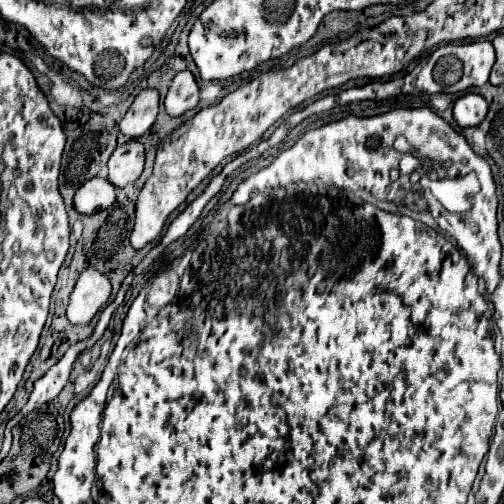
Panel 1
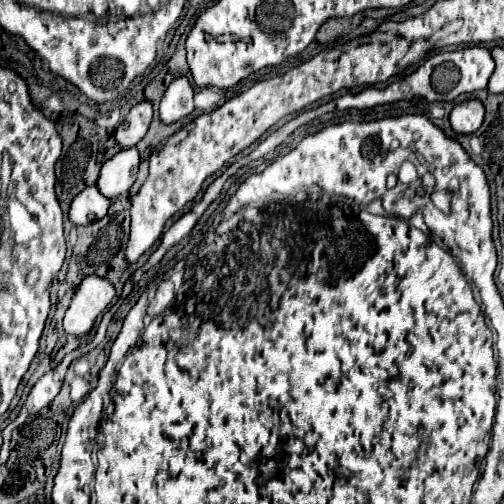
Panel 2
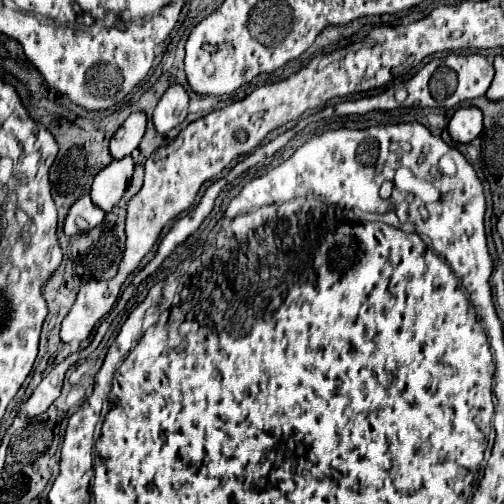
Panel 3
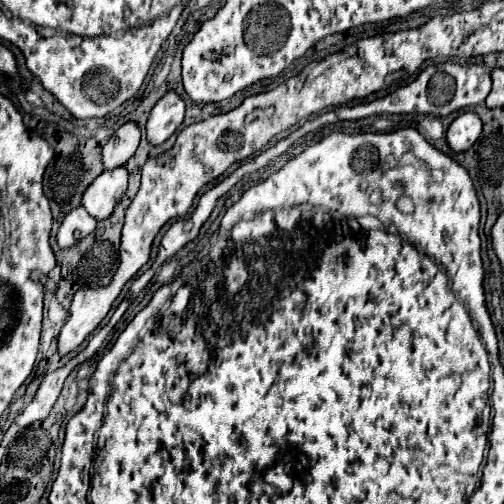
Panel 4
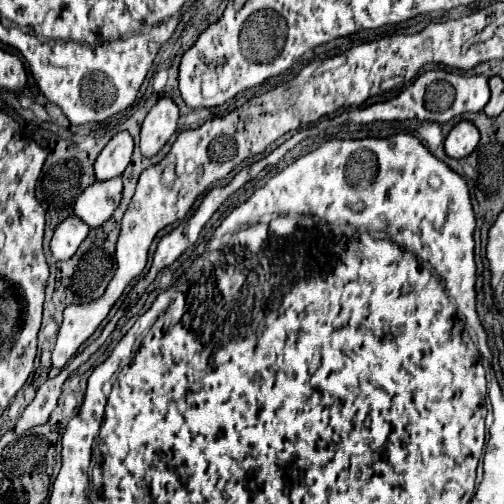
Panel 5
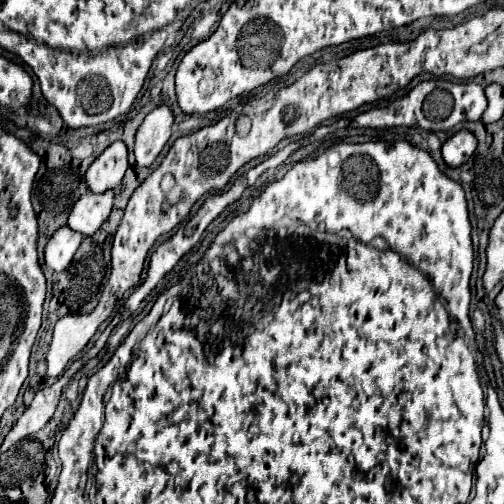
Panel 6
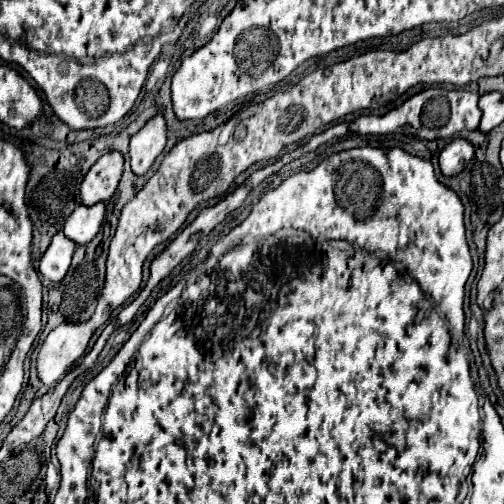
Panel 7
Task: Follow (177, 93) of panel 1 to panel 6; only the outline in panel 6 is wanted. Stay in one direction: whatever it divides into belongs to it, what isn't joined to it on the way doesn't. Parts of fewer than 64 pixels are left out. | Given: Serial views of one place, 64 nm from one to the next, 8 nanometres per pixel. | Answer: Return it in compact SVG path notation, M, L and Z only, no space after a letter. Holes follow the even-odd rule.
M166 104L156 106L144 118L142 126L136 132L136 146L134 146L138 166L150 166L154 162L154 158L162 152L172 134L172 124L174 124L174 112Z

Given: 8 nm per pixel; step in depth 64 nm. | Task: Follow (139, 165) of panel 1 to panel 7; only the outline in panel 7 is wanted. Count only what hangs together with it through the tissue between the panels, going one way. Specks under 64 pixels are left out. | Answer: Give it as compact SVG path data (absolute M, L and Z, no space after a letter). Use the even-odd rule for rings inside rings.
M98 202L92 206L78 204L76 210L68 216L64 224L64 234L76 244L88 244L100 230L106 216L106 202Z

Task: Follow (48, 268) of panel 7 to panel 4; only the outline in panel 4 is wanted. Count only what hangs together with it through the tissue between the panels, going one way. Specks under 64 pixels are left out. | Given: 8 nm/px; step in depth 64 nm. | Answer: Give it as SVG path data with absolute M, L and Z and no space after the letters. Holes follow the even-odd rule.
M76 206L66 214L66 218L60 224L58 230L58 246L70 248L78 240L82 240L86 234L90 234L96 228L98 220L86 212L84 206Z

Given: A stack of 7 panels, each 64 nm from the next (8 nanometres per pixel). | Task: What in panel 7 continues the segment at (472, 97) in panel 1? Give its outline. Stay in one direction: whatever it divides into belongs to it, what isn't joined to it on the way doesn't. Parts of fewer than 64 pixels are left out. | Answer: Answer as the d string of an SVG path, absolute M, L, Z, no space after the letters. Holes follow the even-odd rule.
M454 138L440 152L440 168L446 176L454 176L456 172L464 170L472 156L474 156L472 142L468 142L466 138Z

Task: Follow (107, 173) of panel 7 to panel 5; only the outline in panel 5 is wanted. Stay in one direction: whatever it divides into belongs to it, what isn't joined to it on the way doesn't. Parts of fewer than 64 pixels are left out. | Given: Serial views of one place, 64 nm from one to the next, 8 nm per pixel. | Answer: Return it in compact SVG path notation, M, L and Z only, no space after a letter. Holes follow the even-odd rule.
M128 130L118 132L106 146L104 150L98 154L96 164L94 164L94 172L96 178L112 178L112 176L120 176L124 172L124 168L130 164L134 152L134 138Z

